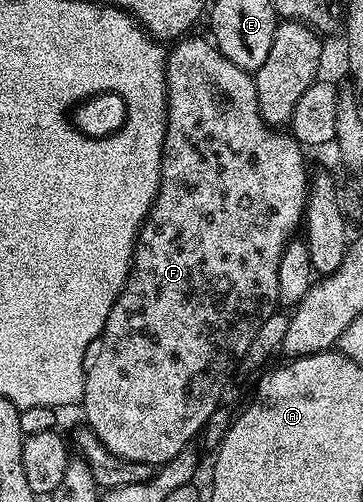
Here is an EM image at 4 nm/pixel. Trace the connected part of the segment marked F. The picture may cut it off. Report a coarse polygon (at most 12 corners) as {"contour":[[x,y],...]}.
{"contour":[[168,48],[161,187],[84,422],[171,461],[278,310],[302,144]]}

